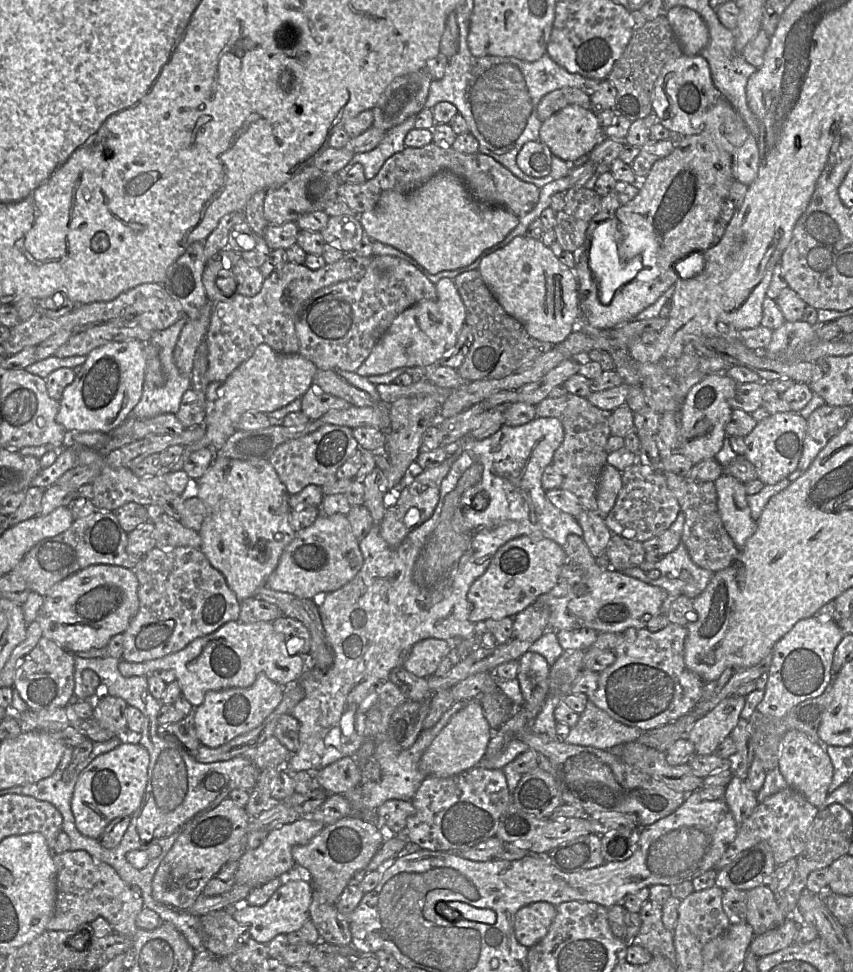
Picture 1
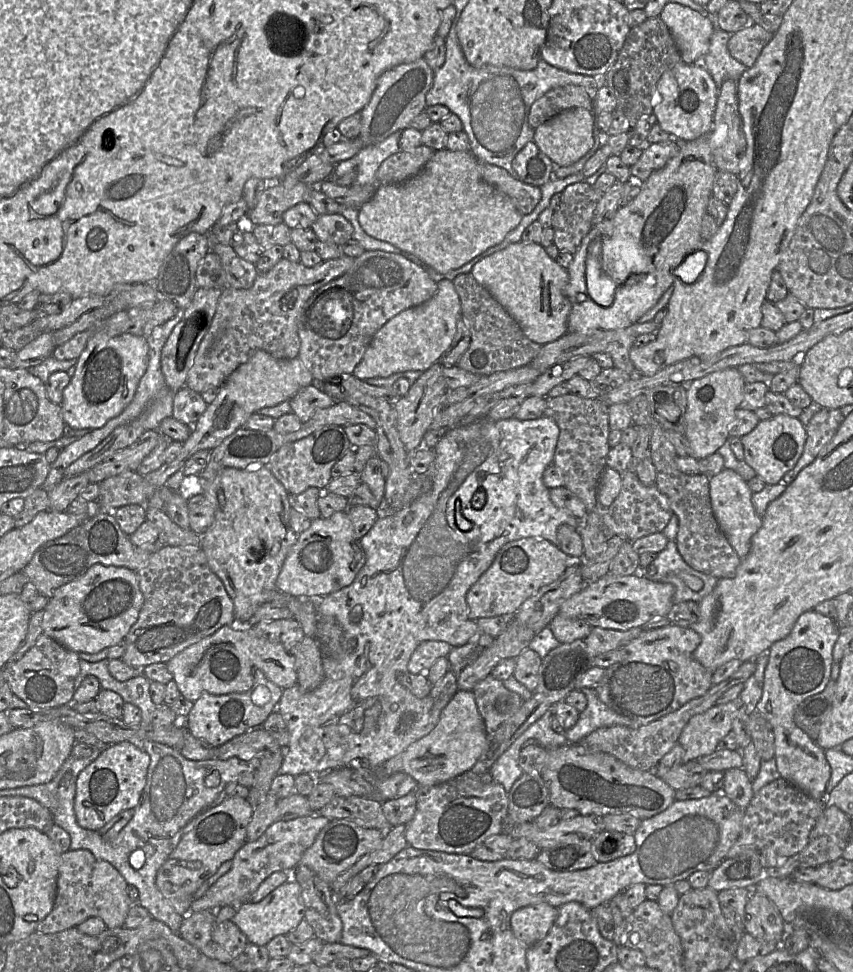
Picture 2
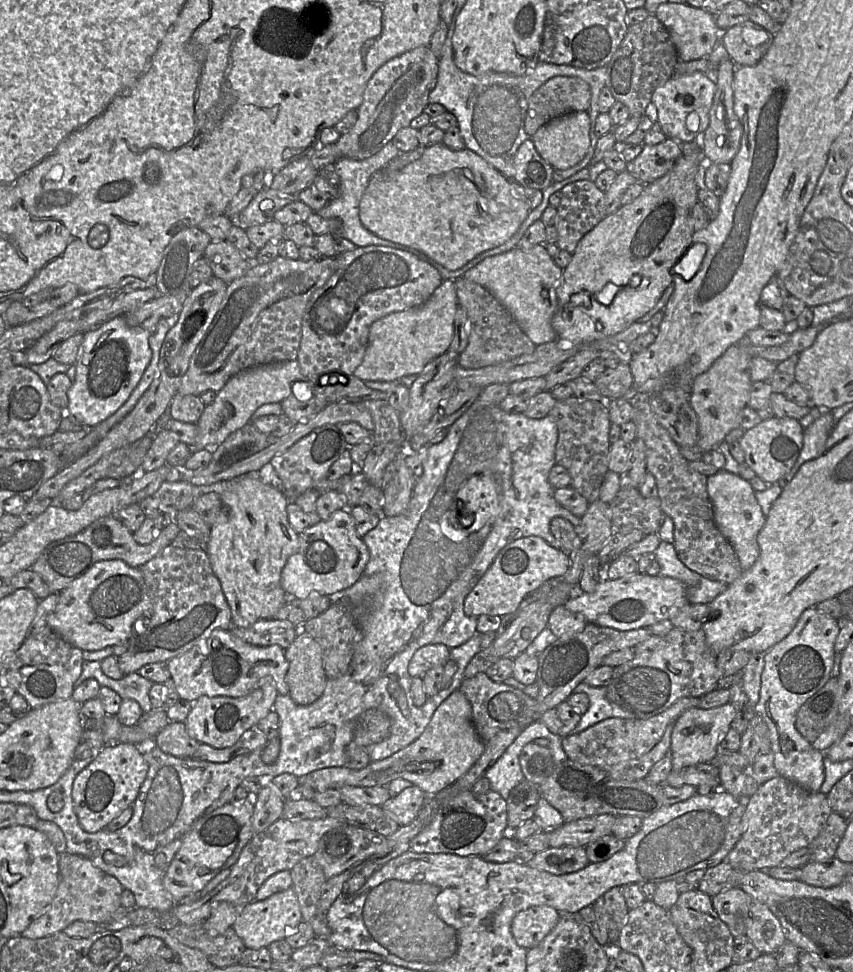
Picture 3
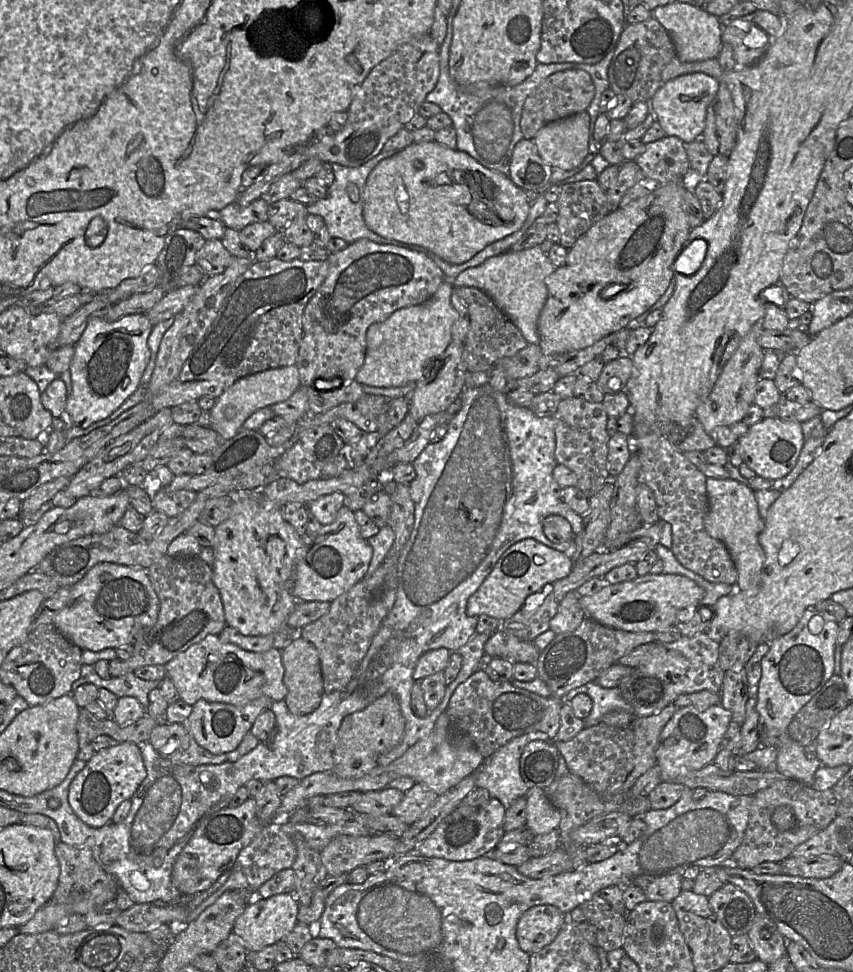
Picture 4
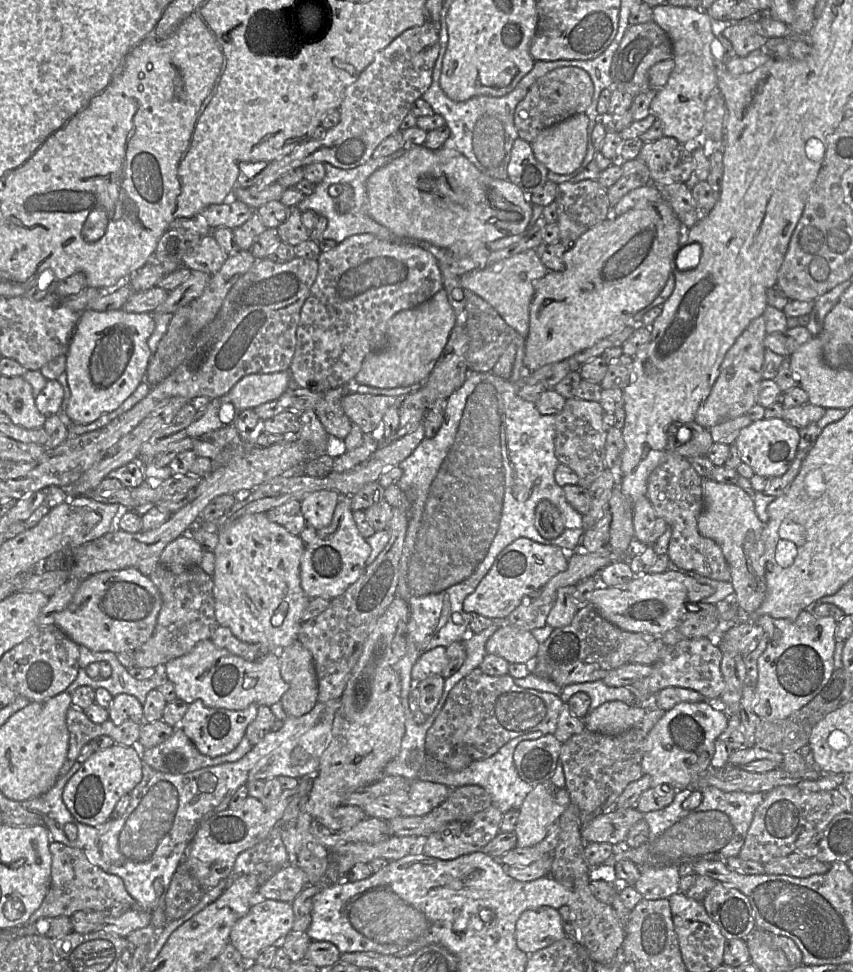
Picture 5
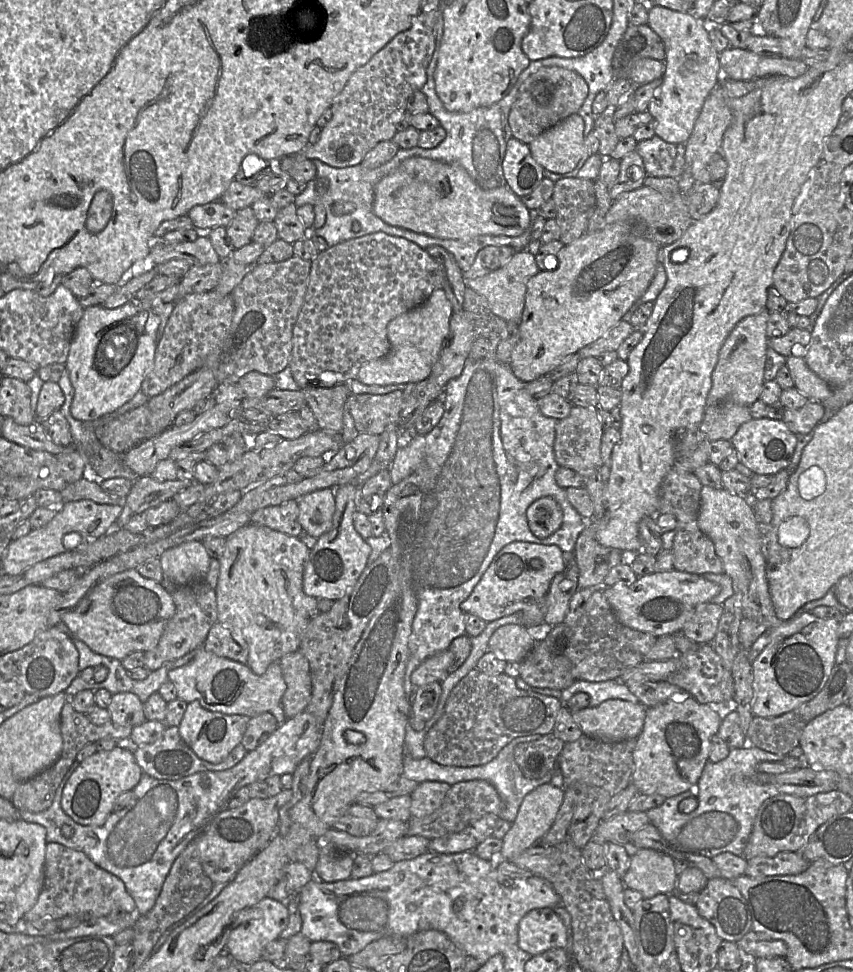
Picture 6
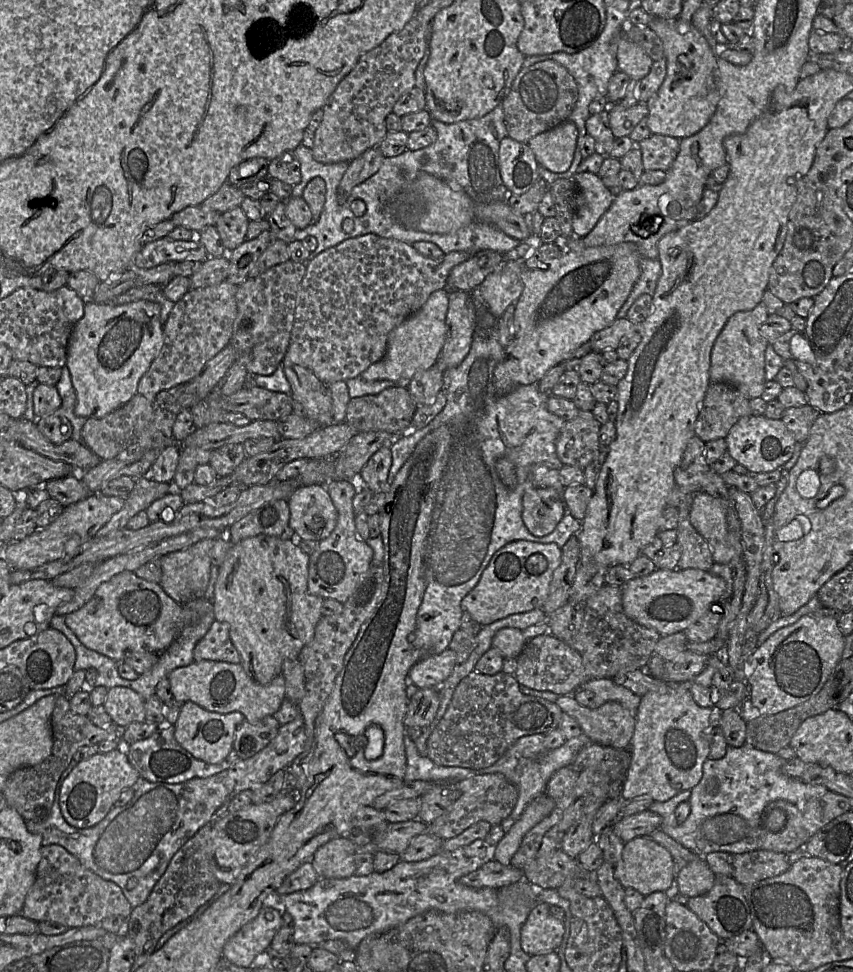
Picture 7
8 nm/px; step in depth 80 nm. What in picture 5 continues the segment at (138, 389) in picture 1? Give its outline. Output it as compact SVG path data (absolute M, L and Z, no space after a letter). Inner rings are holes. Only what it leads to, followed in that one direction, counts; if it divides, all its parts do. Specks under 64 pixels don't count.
M85 309L80 314L67 353L66 366L71 390L66 413L73 423L86 425L117 409L146 380L152 357L148 339L154 329L153 313Z

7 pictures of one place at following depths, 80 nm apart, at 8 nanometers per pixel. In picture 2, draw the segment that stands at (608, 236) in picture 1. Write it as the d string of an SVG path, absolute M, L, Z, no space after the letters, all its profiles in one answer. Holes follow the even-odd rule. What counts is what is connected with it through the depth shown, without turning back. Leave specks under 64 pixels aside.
M593 240L586 259L586 285L589 297L601 307L609 307L619 284L603 270L602 241Z

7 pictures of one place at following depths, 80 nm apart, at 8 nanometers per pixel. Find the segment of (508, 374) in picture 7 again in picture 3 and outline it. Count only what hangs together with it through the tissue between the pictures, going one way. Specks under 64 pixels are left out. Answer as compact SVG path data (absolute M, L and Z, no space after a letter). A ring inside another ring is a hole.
M684 155L677 159L673 167L662 177L656 179L651 183L644 184L643 192L634 199L631 203L619 207L614 213L604 217L592 230L585 234L579 241L575 251L572 253L572 258L570 263L566 268L563 269L561 280L556 287L556 299L557 307L555 313L551 320L551 325L553 330L557 335L557 339L563 342L570 342L572 344L583 344L590 343L595 340L600 340L607 338L609 336L615 335L631 324L637 322L642 316L649 312L658 302L659 298L666 290L666 288L673 283L673 267L681 259L687 249L693 244L692 236L695 233L693 218L691 216L691 211L693 206L698 202L698 190L699 185L697 184L697 173L699 165L702 163L705 155ZM633 275L640 275L642 277L641 283L638 287L631 287L629 281ZM613 283L617 285L619 291L616 293L613 301L609 305L602 305L596 299L595 295L607 284Z

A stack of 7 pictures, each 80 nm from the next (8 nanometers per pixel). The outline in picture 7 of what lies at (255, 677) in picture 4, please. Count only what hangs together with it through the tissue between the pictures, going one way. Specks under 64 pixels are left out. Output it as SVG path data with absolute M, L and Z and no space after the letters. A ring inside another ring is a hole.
M193 661L170 672L168 680L174 700L180 703L191 701L207 711L221 714L240 712L248 722L273 716L285 698L285 679L282 674L269 684L260 685L247 675L241 664L223 661Z

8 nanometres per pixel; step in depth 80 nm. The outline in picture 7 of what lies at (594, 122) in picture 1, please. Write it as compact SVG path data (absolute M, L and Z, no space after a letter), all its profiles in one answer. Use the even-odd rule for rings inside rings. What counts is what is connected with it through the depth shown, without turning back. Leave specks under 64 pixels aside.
M566 120L558 126L534 136L527 143L537 162L554 173L566 172L577 147L578 129Z

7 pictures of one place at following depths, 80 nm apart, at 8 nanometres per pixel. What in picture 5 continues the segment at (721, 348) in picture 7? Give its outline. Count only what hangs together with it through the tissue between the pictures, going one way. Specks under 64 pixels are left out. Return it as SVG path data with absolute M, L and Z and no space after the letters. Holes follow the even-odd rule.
M763 315L751 320L726 352L719 368L719 375L706 400L698 408L695 421L704 428L710 428L727 419L744 415L757 402L764 362L764 338L766 336Z

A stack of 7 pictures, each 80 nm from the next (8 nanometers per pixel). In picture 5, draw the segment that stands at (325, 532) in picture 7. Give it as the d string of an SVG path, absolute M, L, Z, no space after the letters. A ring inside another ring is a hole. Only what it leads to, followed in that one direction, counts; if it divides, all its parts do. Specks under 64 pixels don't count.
M319 490L301 500L301 512L307 524L317 530L329 526L341 495L335 490Z

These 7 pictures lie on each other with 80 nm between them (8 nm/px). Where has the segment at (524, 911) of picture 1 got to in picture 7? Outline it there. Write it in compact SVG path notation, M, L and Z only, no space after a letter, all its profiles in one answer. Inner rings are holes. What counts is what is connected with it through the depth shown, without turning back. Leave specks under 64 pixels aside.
M538 902L521 928L520 945L530 956L548 954L562 943L564 925L549 912L547 903Z

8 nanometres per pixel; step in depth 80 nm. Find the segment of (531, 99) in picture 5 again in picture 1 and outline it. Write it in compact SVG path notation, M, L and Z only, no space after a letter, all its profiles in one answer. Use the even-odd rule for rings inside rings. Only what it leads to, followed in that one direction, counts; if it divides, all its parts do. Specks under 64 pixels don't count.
M564 87L546 94L539 102L537 114L543 122L568 105L591 109L590 96L576 87Z

